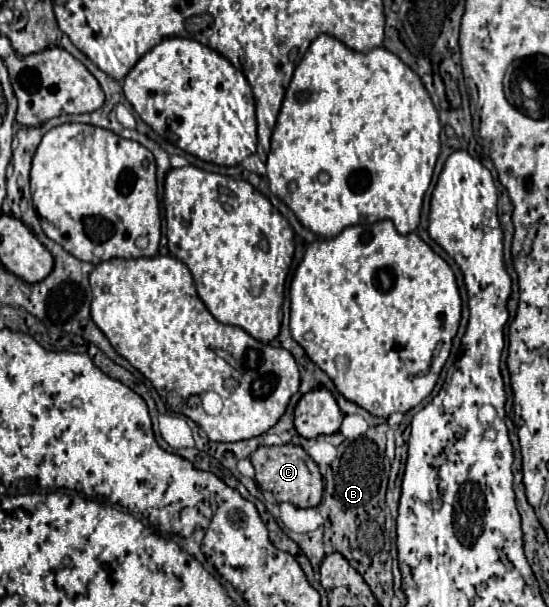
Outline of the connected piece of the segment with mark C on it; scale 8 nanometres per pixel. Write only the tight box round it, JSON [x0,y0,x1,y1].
[250,444,322,508]

